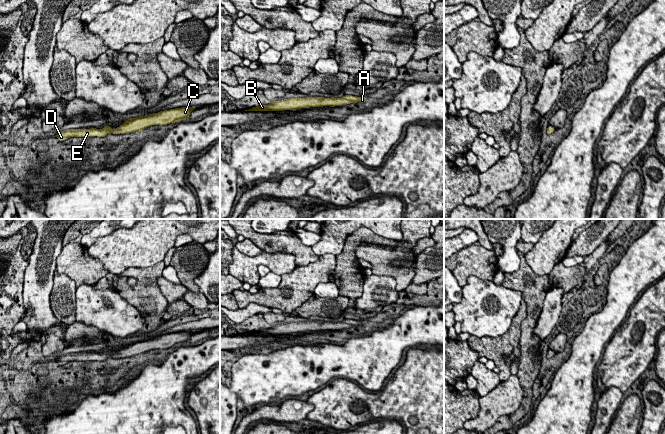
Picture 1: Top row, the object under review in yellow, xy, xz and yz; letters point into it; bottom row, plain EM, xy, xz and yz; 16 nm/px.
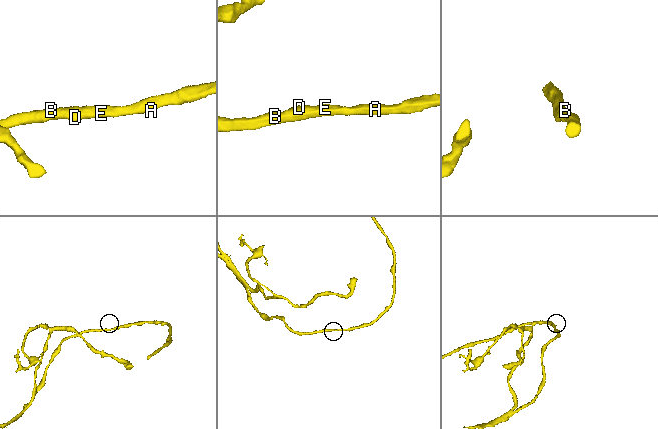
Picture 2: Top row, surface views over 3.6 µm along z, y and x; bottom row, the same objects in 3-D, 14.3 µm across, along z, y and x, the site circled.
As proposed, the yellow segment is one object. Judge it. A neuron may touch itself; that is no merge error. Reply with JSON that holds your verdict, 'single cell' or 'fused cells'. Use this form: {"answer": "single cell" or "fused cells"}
{"answer": "single cell"}

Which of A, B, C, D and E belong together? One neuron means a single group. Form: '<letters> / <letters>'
A B C D E

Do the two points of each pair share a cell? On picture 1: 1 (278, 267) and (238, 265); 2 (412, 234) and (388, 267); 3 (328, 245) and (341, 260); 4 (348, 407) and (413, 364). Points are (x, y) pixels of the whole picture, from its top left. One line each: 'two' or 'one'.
1: one
2: one
3: two
4: one

